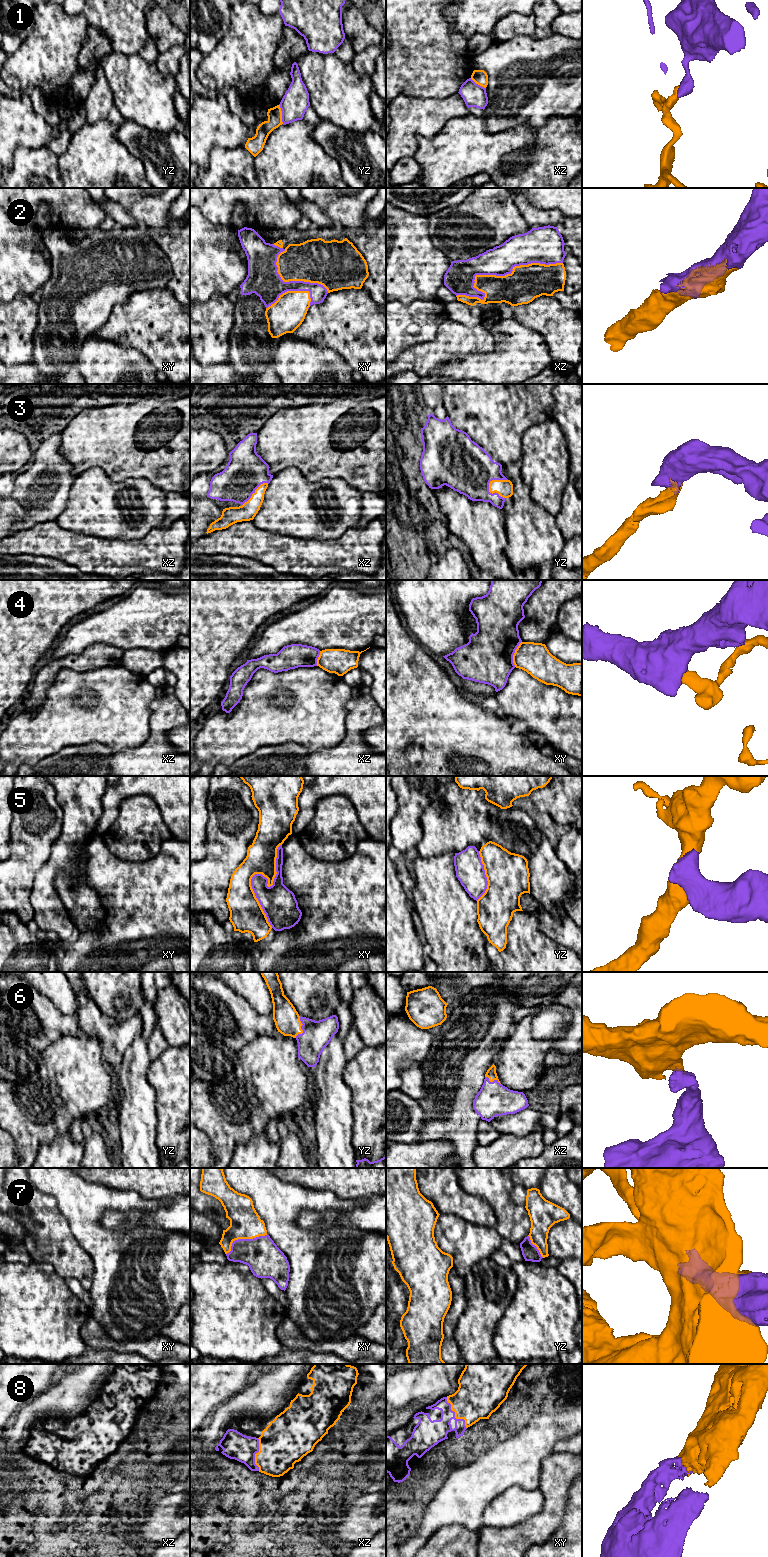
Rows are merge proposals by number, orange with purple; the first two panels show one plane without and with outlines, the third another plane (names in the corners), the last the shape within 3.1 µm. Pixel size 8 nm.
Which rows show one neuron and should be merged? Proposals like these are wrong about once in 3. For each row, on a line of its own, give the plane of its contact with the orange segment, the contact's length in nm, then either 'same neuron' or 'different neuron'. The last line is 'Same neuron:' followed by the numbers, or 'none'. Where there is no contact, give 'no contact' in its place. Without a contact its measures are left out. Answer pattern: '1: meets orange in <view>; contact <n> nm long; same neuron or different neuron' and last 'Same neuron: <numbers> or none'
1: meets orange in yz; contact 160 nm long; different neuron
2: meets orange in xz; contact 900 nm long; same neuron
3: meets orange in yz; contact 190 nm long; same neuron
4: meets orange in xy; contact 220 nm long; different neuron
5: meets orange in xy; contact 700 nm long; different neuron
6: meets orange in yz; contact 170 nm long; same neuron
7: meets orange in xy; contact 380 nm long; same neuron
8: meets orange in xy; contact 300 nm long; same neuron
Same neuron: 2, 3, 6, 7, 8

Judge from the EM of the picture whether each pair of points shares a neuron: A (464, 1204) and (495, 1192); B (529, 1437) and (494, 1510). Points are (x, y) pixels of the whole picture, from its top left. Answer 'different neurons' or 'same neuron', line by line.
A: different neurons
B: different neurons

